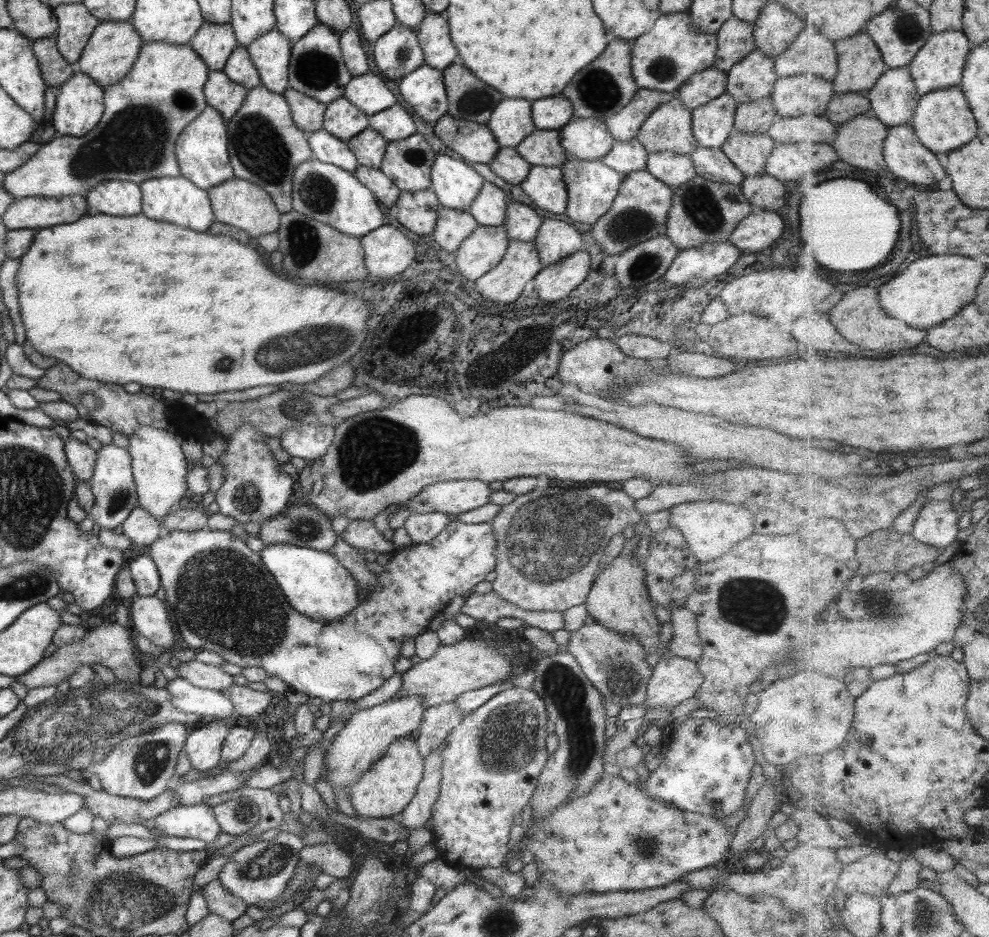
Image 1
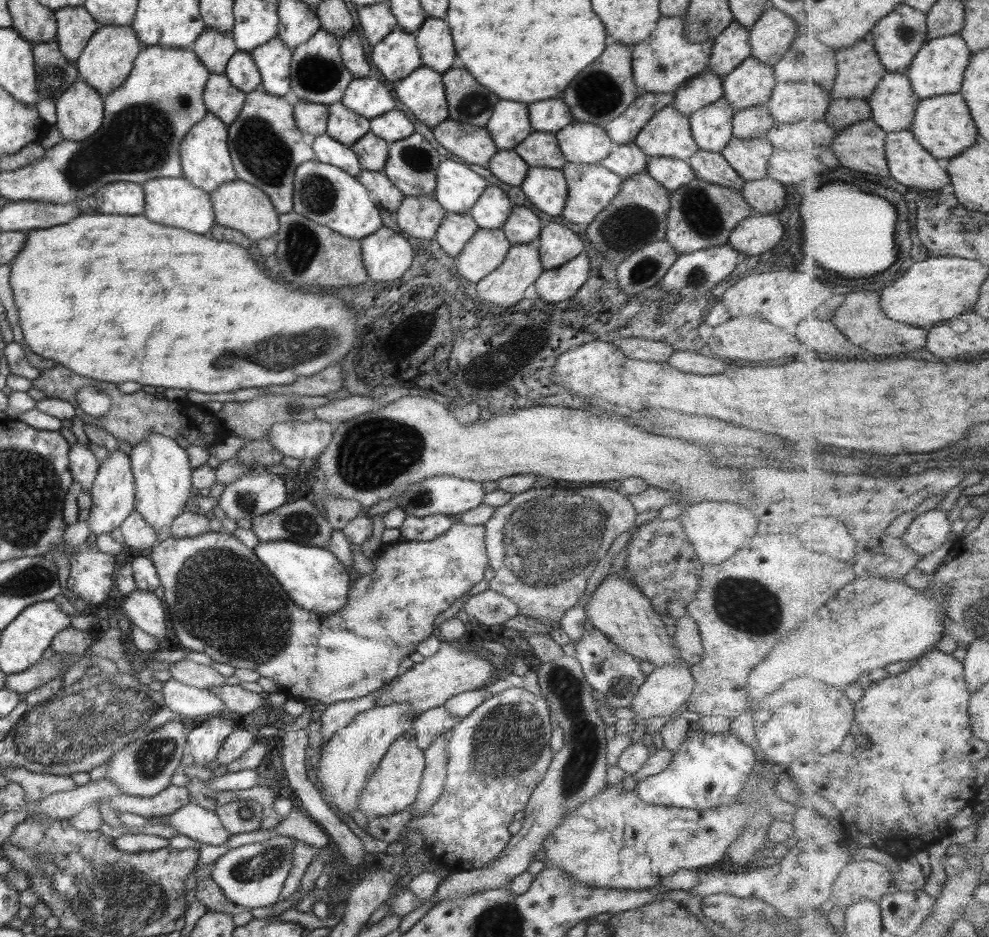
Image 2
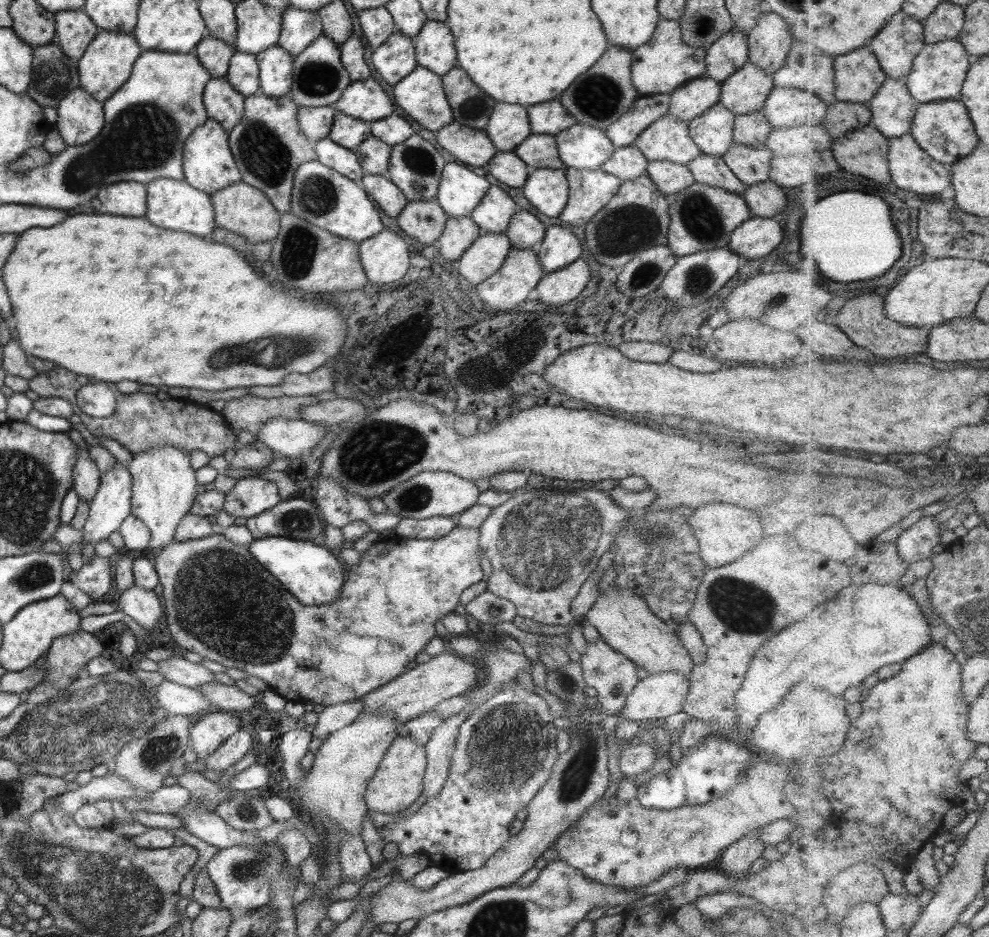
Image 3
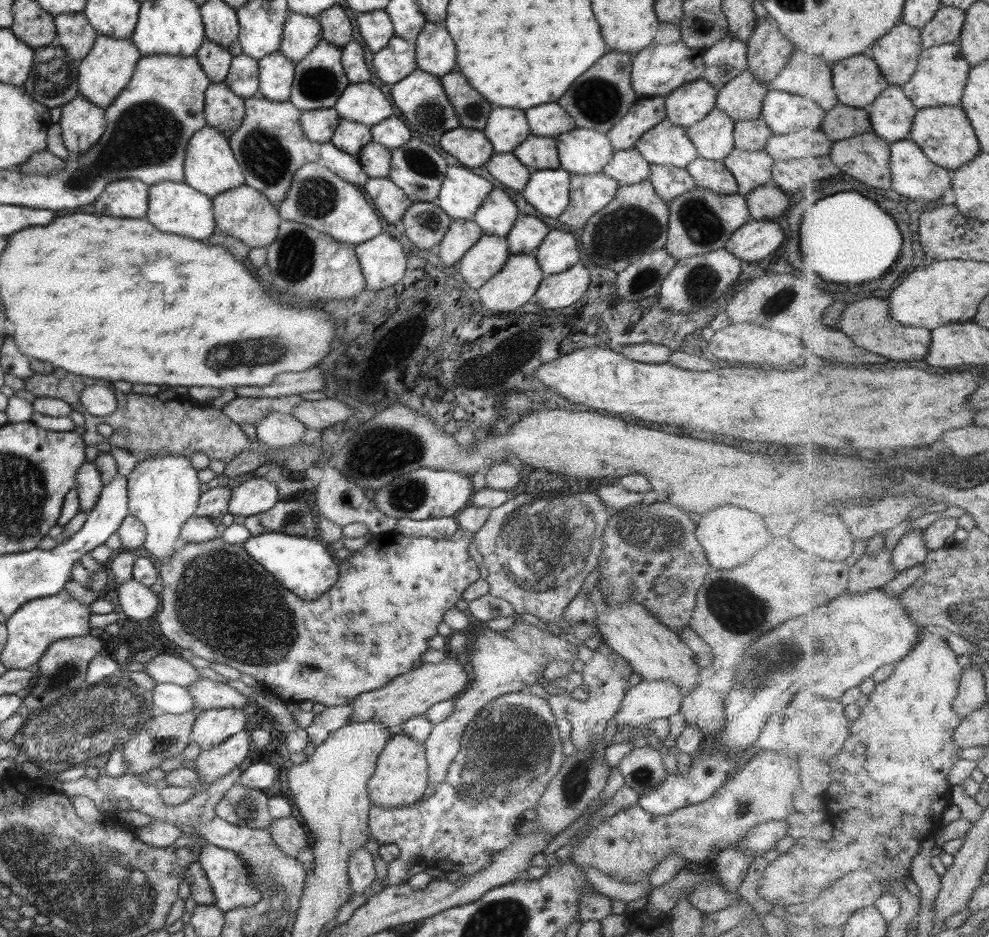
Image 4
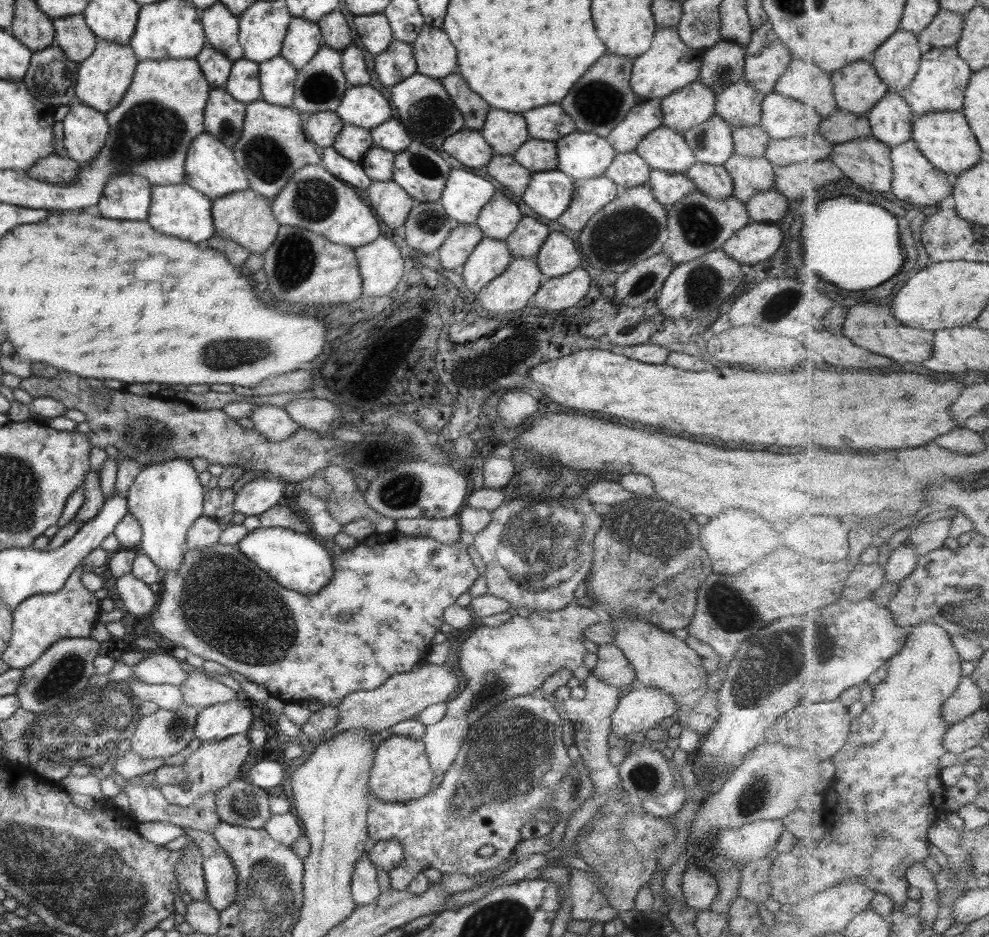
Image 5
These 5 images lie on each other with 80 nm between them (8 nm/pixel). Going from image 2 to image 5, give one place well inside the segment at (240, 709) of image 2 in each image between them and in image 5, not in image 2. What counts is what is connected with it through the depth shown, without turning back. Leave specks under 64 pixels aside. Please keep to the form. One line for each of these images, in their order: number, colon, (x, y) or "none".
3: (220, 697)
4: (206, 694)
5: (197, 690)

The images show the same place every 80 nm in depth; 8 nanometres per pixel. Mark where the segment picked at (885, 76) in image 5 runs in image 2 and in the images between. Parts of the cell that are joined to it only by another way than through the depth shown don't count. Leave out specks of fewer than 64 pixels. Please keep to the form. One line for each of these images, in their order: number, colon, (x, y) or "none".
2: (898, 37)
3: (897, 46)
4: (897, 54)

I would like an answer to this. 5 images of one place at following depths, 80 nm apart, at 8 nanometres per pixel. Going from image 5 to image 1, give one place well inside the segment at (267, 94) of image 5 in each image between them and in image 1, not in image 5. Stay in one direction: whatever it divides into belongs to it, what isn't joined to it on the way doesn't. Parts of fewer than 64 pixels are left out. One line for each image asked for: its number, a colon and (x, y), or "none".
1: (270, 54)
2: (272, 59)
3: (274, 64)
4: (275, 73)

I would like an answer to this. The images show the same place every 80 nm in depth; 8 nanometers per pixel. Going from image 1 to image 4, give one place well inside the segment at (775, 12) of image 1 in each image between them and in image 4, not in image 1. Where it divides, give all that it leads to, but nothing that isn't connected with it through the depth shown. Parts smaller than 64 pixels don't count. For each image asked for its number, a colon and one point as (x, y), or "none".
2: (769, 38)
3: (768, 42)
4: (767, 52)

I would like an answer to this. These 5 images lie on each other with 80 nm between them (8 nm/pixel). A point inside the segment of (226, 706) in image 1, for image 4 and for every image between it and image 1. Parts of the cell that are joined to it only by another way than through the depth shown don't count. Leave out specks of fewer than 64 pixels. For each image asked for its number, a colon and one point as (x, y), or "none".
2: (184, 700)
3: (175, 699)
4: (168, 698)

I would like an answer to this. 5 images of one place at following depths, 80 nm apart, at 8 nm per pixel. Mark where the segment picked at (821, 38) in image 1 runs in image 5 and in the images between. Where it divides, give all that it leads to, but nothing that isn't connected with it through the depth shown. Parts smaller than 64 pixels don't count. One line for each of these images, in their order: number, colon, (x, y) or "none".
2: (808, 60)
3: (807, 68)
4: (809, 76)
5: (807, 83)

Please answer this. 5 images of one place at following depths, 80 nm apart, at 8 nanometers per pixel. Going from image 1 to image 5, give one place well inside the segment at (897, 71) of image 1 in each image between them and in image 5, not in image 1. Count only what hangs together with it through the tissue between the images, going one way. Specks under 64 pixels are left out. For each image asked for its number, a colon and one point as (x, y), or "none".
2: (894, 103)
3: (894, 108)
4: (892, 115)
5: (892, 118)

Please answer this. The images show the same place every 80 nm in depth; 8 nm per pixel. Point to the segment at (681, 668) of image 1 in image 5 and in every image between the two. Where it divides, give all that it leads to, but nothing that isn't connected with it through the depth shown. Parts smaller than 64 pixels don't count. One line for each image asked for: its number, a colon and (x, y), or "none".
2: (665, 690)
3: (660, 695)
4: (645, 701)
5: (642, 705)

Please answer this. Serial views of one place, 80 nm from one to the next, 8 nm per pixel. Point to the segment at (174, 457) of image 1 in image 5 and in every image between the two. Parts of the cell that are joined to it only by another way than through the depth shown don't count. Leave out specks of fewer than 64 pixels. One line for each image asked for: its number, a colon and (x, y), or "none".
2: (160, 469)
3: (163, 484)
4: (162, 493)
5: (165, 498)

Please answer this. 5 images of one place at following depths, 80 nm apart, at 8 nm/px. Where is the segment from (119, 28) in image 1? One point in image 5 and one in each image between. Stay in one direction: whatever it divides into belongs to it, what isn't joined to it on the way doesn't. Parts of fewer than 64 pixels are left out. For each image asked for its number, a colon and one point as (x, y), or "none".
2: (105, 61)
3: (107, 62)
4: (101, 75)
5: (102, 79)

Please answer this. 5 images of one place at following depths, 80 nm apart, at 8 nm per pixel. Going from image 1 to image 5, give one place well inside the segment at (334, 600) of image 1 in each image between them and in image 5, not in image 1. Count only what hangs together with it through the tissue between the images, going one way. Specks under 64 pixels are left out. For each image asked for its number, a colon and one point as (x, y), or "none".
2: (314, 580)
3: (311, 572)
4: (306, 567)
5: (299, 562)

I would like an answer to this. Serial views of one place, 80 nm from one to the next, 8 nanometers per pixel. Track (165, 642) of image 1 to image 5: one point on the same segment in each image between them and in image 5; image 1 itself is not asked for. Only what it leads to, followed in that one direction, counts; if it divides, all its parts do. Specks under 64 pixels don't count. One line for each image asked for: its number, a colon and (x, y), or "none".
2: (142, 609)
3: (142, 605)
4: (137, 601)
5: (137, 598)

